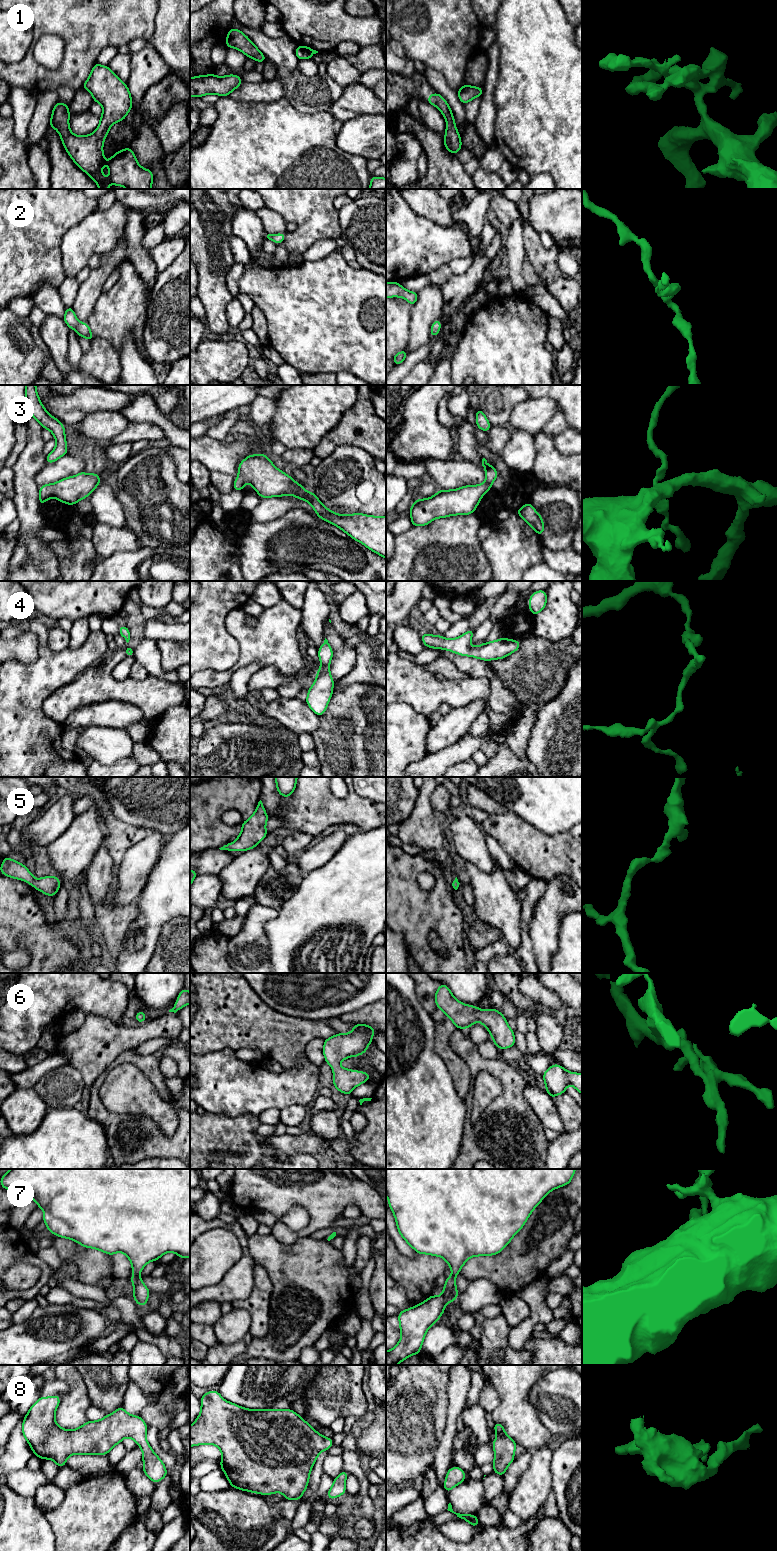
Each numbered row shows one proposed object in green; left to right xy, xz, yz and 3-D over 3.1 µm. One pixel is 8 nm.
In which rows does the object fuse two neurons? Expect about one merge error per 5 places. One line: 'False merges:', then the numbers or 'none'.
False merges: none

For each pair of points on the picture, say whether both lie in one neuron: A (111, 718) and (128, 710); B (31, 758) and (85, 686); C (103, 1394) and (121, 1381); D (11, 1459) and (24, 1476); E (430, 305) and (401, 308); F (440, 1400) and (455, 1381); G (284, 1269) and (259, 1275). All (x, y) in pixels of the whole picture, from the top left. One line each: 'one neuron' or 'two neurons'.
A: one neuron
B: two neurons
C: one neuron
D: two neurons
E: two neurons
F: two neurons
G: two neurons

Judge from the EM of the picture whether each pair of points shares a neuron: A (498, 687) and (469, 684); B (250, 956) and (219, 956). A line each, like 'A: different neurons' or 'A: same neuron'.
A: different neurons
B: different neurons

